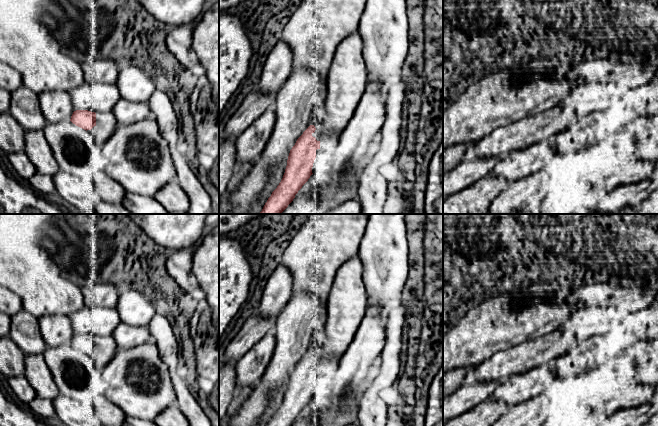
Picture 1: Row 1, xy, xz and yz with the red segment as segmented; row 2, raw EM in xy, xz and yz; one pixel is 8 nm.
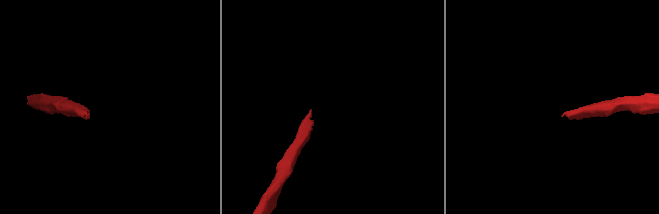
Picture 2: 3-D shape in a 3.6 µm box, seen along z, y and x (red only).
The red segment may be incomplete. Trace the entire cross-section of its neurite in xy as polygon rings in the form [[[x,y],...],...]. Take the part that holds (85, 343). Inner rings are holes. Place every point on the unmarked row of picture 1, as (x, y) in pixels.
[[[76,334],[73,336],[70,345],[86,355],[95,350],[98,370],[103,369],[118,350],[117,344],[111,335],[95,337],[88,334]]]

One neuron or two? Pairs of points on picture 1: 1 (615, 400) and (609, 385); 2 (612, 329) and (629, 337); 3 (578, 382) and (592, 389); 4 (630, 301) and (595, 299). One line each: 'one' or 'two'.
1: two
2: two
3: one
4: one

